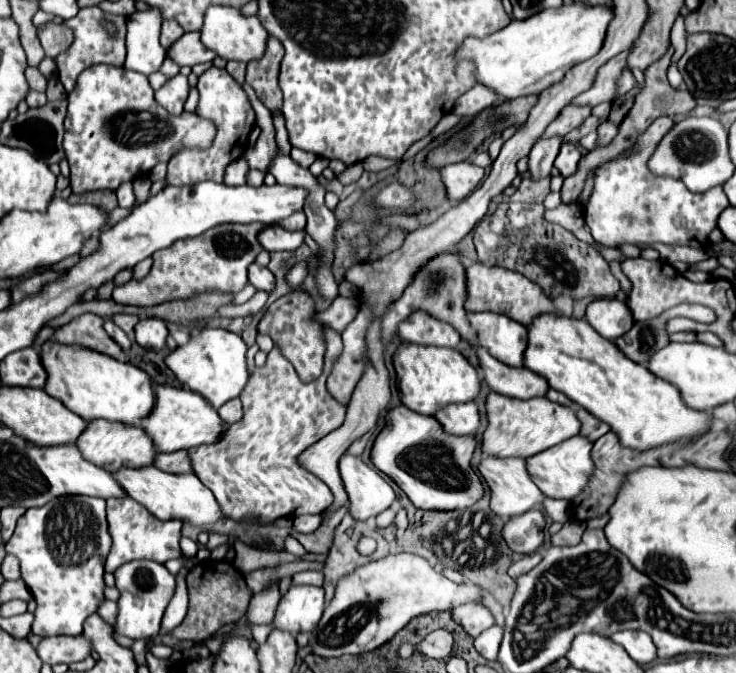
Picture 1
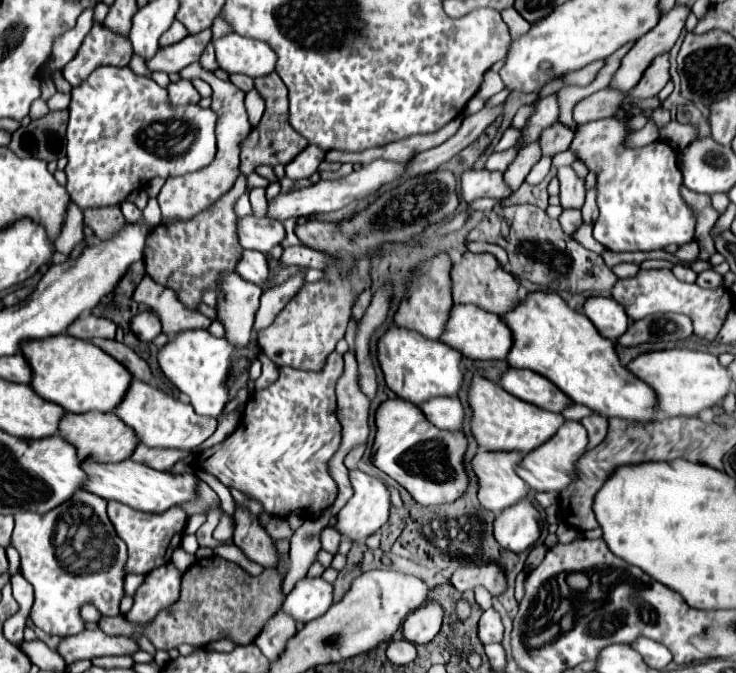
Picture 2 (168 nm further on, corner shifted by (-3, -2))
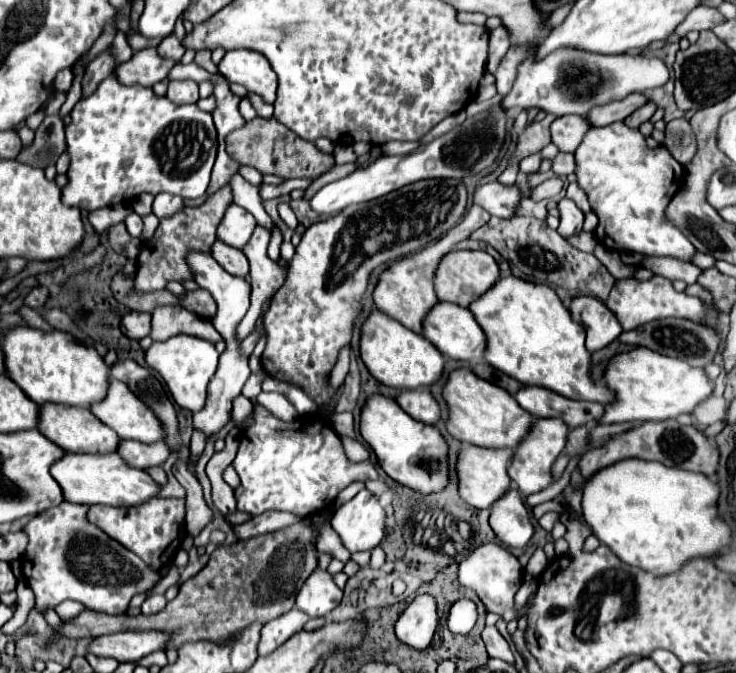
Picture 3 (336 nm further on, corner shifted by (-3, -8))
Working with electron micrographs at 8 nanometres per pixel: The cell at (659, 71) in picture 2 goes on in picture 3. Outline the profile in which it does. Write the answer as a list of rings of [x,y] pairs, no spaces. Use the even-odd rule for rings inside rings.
[[[648,101],[646,105],[642,105],[640,109],[636,109],[630,117],[626,117],[624,119],[624,123],[628,125],[628,127],[640,127],[644,121],[648,121],[652,115],[654,115],[654,111],[656,111],[656,103],[654,101]]]

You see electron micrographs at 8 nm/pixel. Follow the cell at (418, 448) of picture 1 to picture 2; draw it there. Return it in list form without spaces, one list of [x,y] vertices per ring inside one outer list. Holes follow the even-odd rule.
[[[392,399],[392,401],[384,401],[378,407],[376,413],[376,439],[374,439],[374,467],[378,467],[382,473],[386,473],[388,477],[392,477],[394,481],[398,481],[412,497],[416,503],[420,505],[444,505],[444,503],[454,503],[456,499],[460,499],[460,495],[464,495],[464,491],[468,491],[470,479],[464,467],[464,453],[468,447],[468,439],[462,431],[442,431],[438,427],[434,427],[424,413],[402,399]]]

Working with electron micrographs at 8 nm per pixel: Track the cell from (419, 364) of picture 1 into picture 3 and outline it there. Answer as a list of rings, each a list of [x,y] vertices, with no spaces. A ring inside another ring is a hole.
[[[374,309],[366,317],[360,329],[360,357],[374,379],[398,391],[416,389],[420,385],[428,387],[442,375],[442,369],[444,369],[442,353],[428,339],[424,339],[418,333],[412,333],[396,319],[388,317],[378,309]]]

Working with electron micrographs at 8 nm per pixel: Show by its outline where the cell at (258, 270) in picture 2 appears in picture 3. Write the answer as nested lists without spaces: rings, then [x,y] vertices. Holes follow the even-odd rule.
[[[216,241],[216,245],[212,245],[212,257],[232,275],[248,277],[250,273],[250,265],[244,253],[240,249],[232,249],[230,245],[224,245],[222,241]]]

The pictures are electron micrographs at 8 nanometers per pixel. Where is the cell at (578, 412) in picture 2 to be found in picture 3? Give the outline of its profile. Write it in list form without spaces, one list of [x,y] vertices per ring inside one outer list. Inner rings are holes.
[[[636,347],[628,353],[614,355],[604,373],[606,387],[614,391],[614,401],[606,405],[606,413],[600,423],[624,423],[624,421],[664,421],[682,413],[692,413],[714,389],[704,369],[690,367],[680,359],[660,355],[656,351]]]

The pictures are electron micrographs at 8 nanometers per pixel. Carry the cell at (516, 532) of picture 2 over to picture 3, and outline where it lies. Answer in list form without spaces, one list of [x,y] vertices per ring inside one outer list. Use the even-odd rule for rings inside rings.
[[[514,487],[508,489],[504,499],[492,505],[490,527],[508,547],[524,547],[534,535],[530,513]]]

